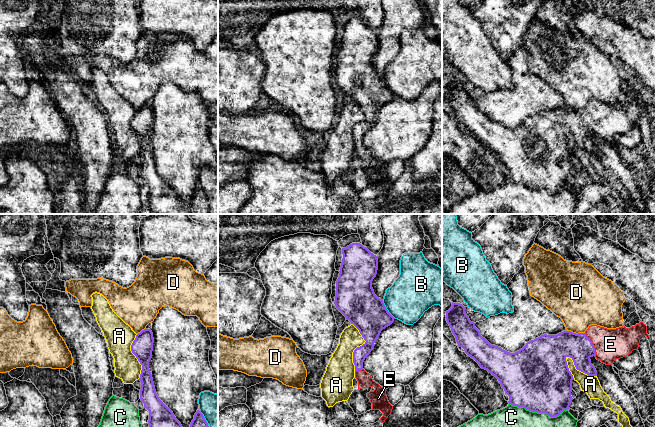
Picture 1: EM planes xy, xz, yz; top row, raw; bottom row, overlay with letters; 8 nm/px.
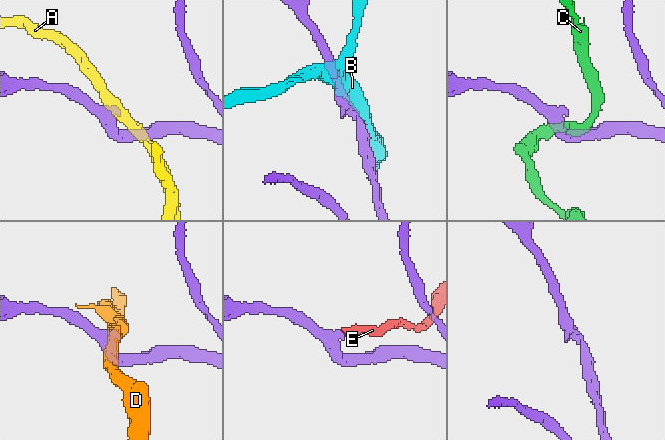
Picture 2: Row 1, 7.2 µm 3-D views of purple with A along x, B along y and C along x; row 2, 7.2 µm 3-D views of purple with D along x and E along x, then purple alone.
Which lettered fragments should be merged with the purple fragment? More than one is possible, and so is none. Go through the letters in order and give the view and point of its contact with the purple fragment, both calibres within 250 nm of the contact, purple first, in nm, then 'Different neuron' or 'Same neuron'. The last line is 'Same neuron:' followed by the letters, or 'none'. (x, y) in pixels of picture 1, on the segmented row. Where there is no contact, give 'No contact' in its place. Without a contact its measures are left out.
A: Touches purple at yz (578, 369). Thickness 360 nm (purple) against 140 nm. Different neuron
B: Touches purple at xz (386, 309). Thickness 300 nm (purple) against 340 nm. Different neuron
C: Touches purple at yz (539, 412). Thickness 500 nm (purple) against 180 nm. Different neuron
D: Touches purple at yz (575, 333). Thickness 280 nm (purple) against 400 nm. Different neuron
E: Touches purple at yz (592, 344). Thickness 220 nm (purple) against 260 nm. Same neuron
Same neuron: E

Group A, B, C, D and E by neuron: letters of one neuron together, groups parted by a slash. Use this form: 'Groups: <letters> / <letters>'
Groups: A / B / C / D / E

